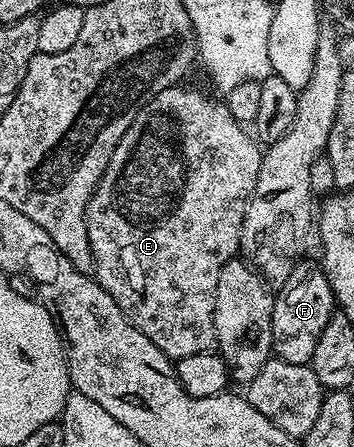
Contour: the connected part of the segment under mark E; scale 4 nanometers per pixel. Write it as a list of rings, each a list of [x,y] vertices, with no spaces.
[[[185,85],[168,87],[159,92],[151,101],[147,101],[139,108],[135,121],[131,121],[131,129],[127,129],[127,133],[123,133],[123,137],[119,141],[119,145],[115,145],[115,153],[111,153],[111,161],[107,165],[107,169],[103,173],[103,177],[99,181],[99,185],[93,191],[93,196],[89,198],[89,204],[85,210],[85,220],[87,221],[87,235],[91,241],[91,251],[95,257],[95,265],[93,266],[97,283],[109,296],[115,301],[115,305],[119,305],[119,309],[126,317],[135,325],[135,329],[139,329],[139,333],[147,336],[152,343],[160,349],[170,359],[176,361],[183,357],[191,357],[191,353],[203,353],[204,351],[214,350],[217,346],[217,334],[215,333],[215,289],[219,285],[219,273],[223,269],[223,265],[227,265],[229,259],[234,258],[238,254],[241,245],[241,230],[243,229],[243,217],[247,213],[247,205],[249,199],[253,196],[253,190],[257,184],[259,177],[259,169],[261,168],[262,148],[259,146],[258,140],[252,134],[248,135],[246,128],[235,121],[235,117],[231,117],[231,109],[228,102],[212,99],[209,95],[204,95],[201,91],[188,91]]]

